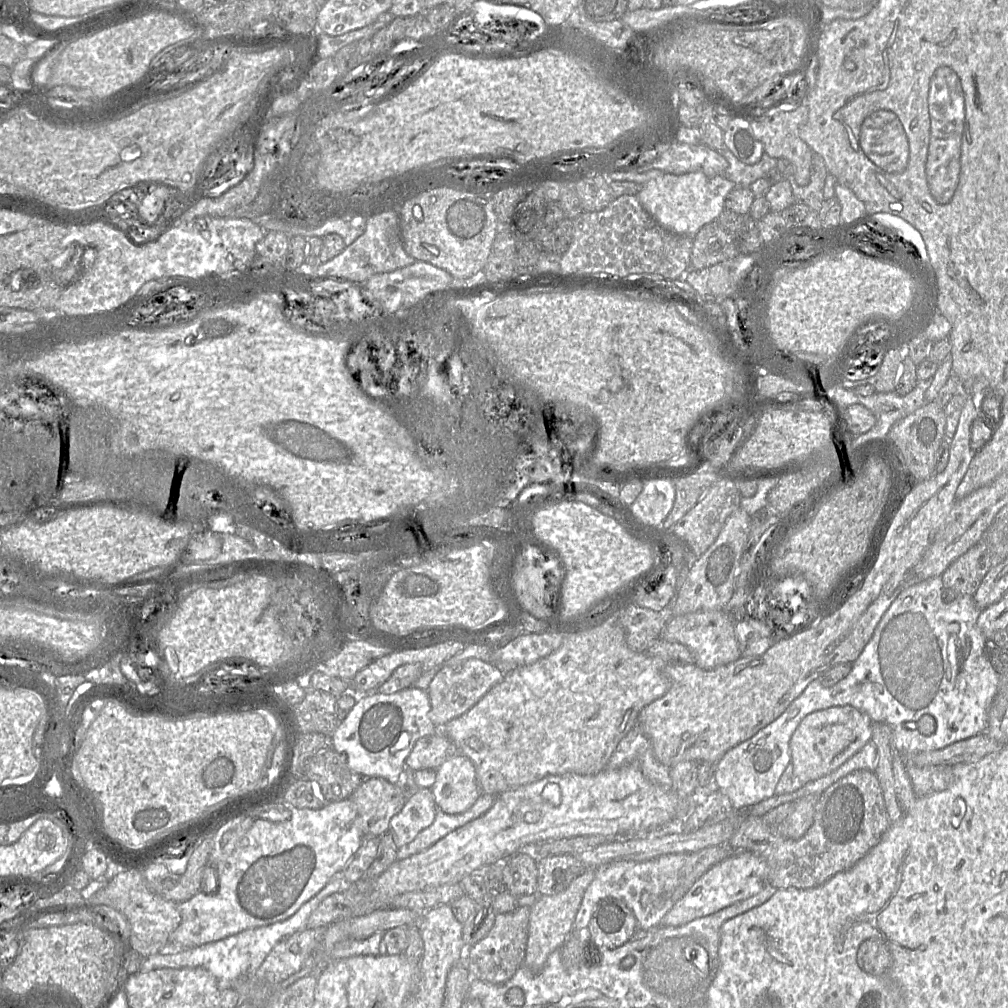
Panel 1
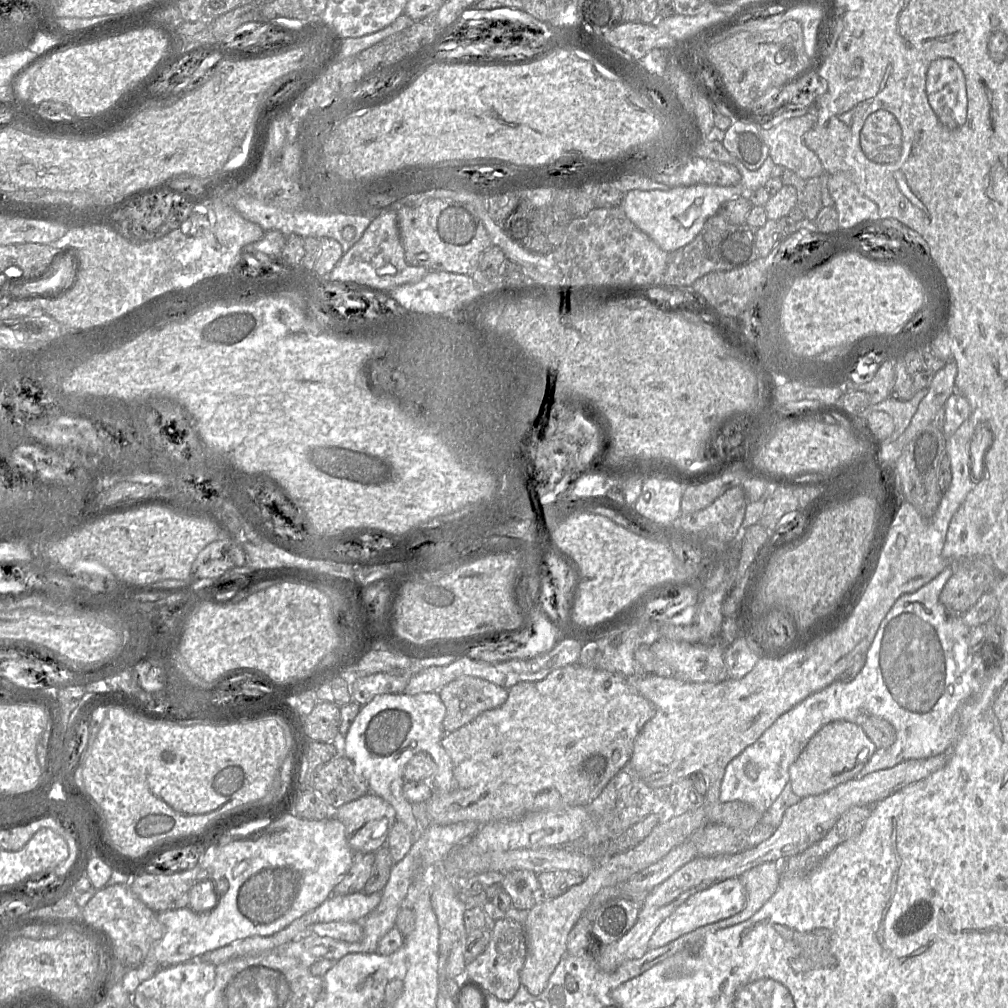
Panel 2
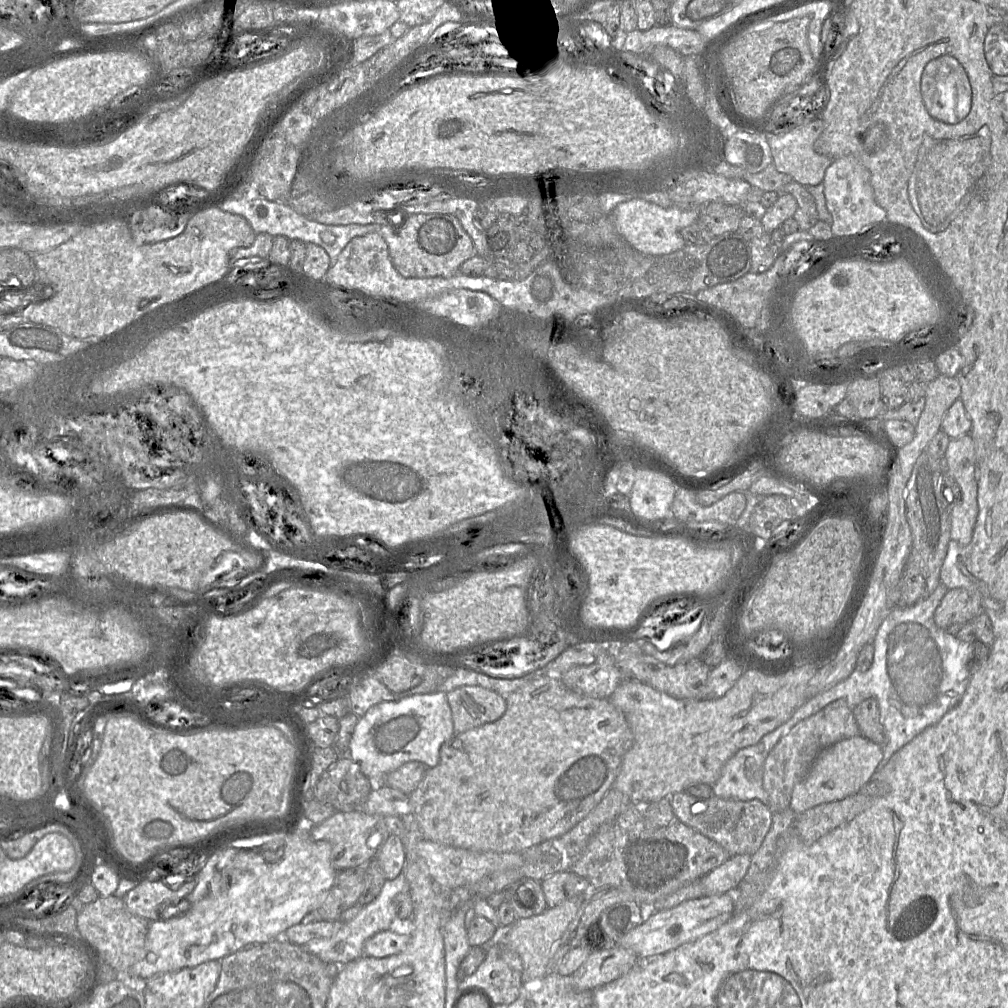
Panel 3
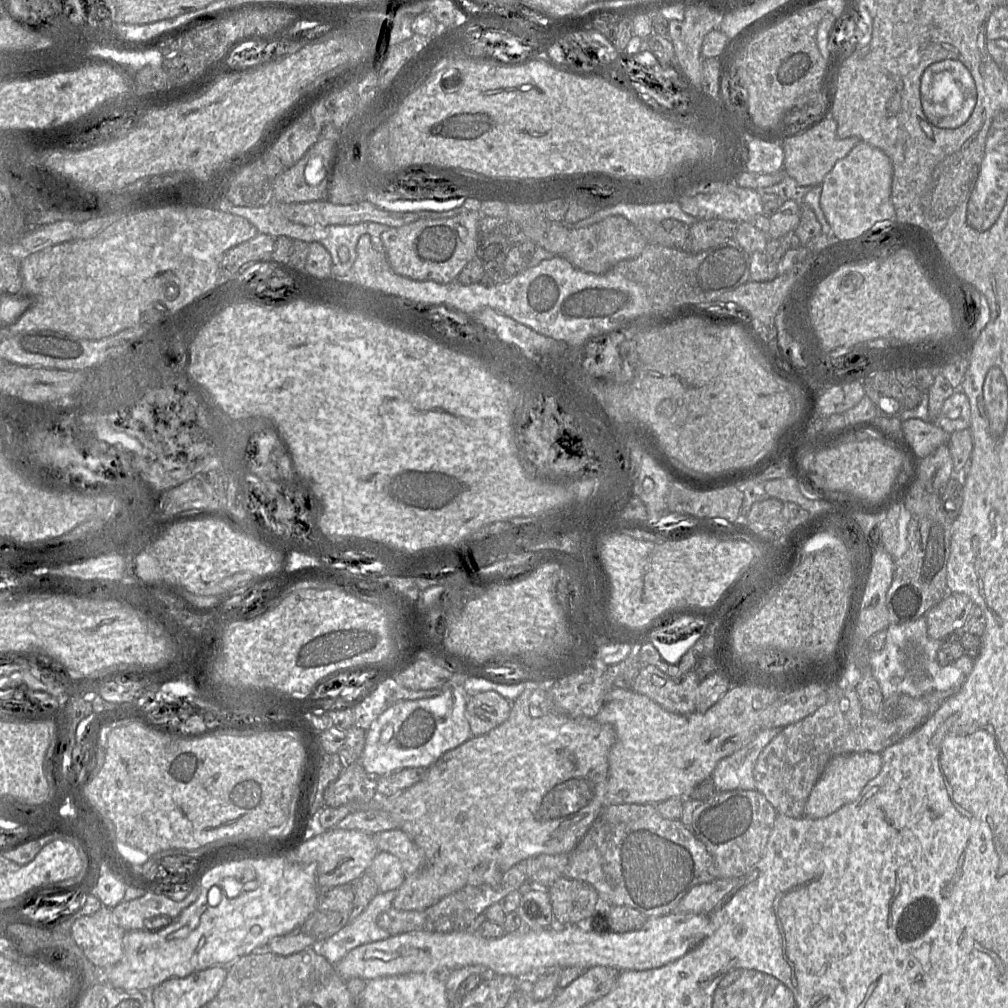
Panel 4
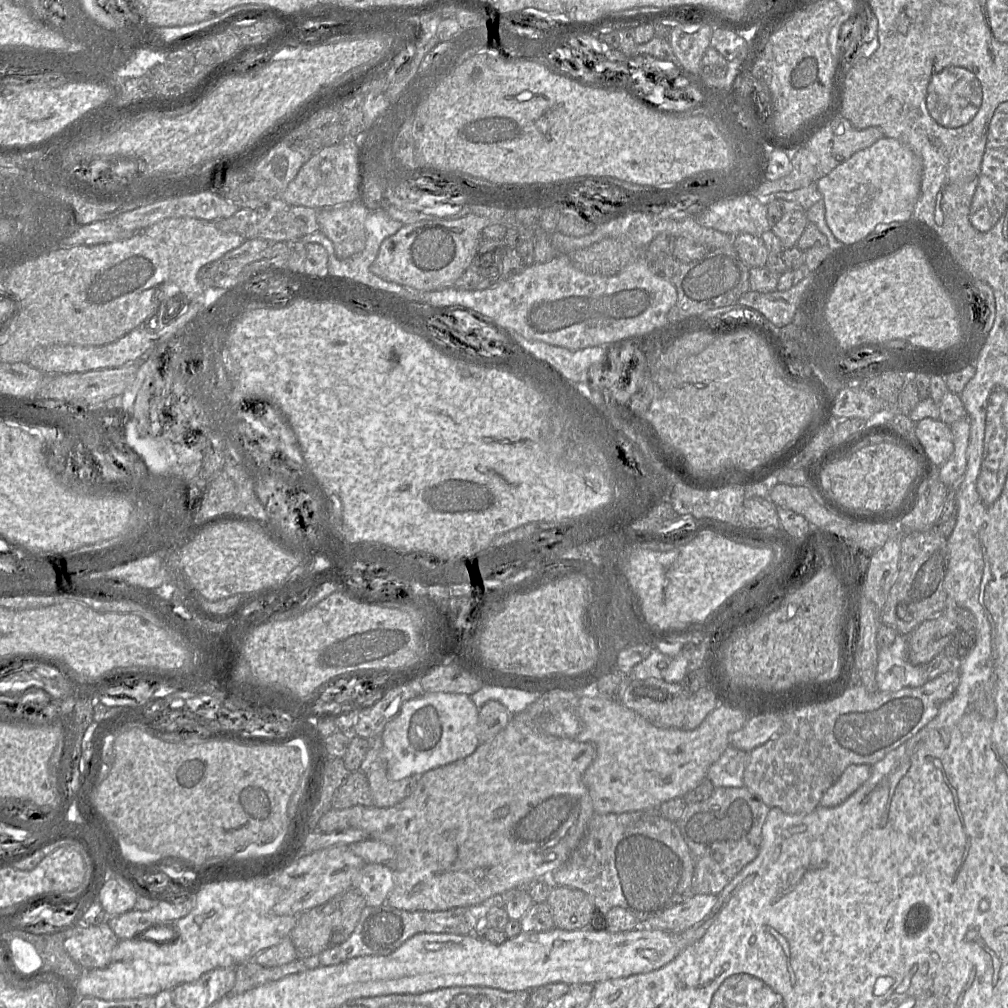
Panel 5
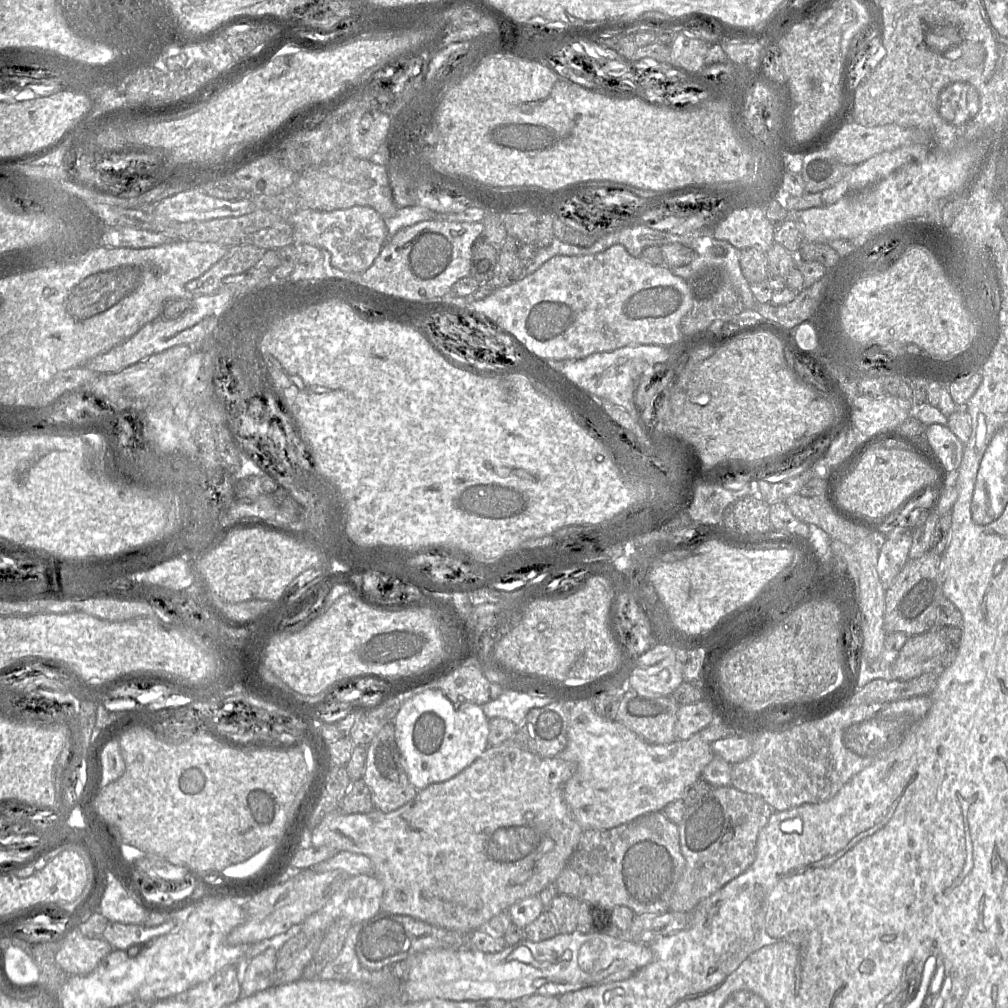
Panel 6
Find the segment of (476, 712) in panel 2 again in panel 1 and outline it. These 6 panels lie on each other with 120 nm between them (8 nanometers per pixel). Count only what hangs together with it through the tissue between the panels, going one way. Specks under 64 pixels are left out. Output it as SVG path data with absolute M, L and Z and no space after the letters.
M468 659L460 665L442 665L431 680L427 693L431 708L429 718L437 728L472 708L505 674L496 666L480 659Z

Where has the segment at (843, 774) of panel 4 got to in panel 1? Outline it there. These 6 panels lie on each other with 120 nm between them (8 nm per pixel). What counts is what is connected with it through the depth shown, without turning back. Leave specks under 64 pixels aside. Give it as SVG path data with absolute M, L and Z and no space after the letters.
M850 705L833 706L807 715L790 740L790 763L802 785L831 773L857 753L871 740L872 724L866 713Z

